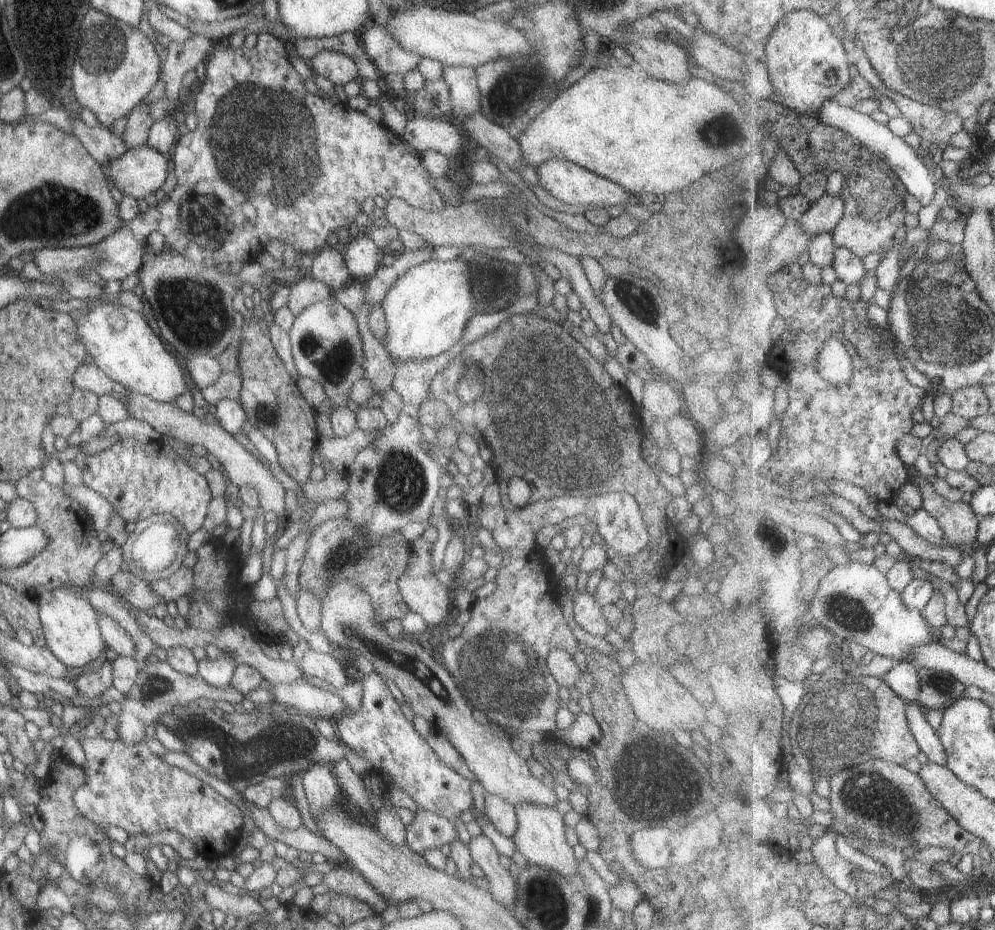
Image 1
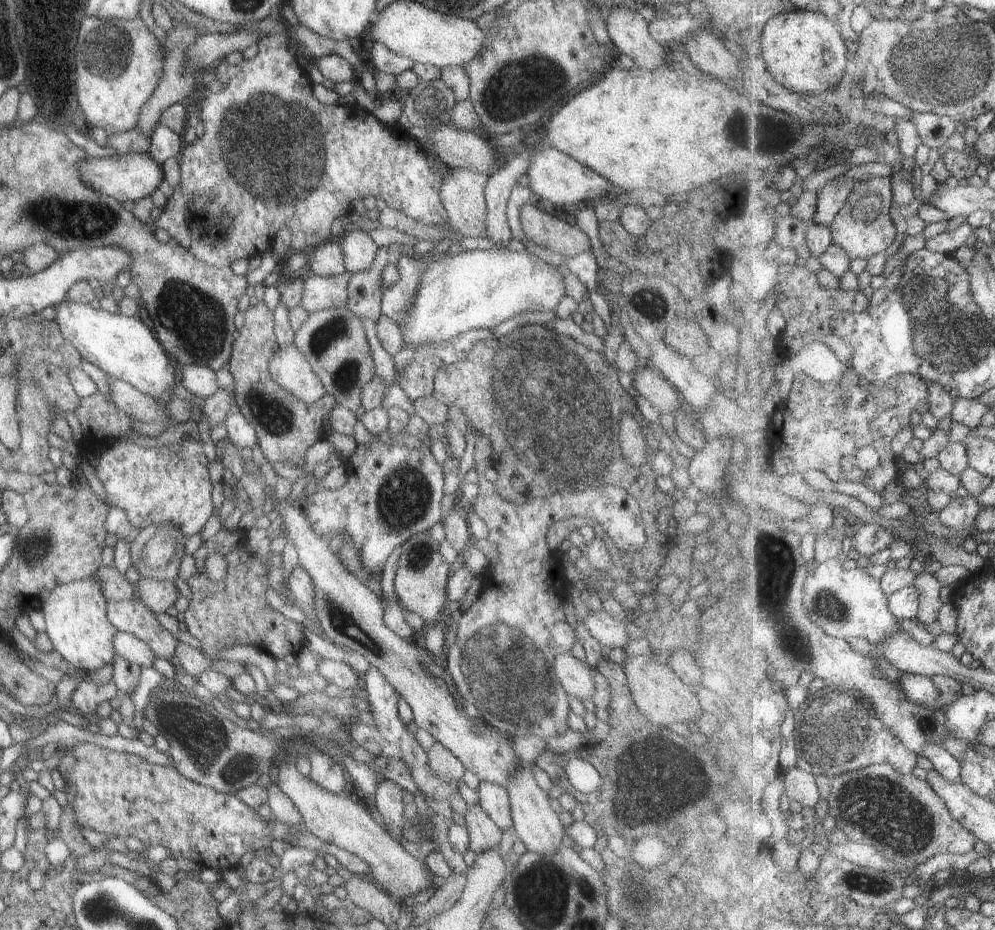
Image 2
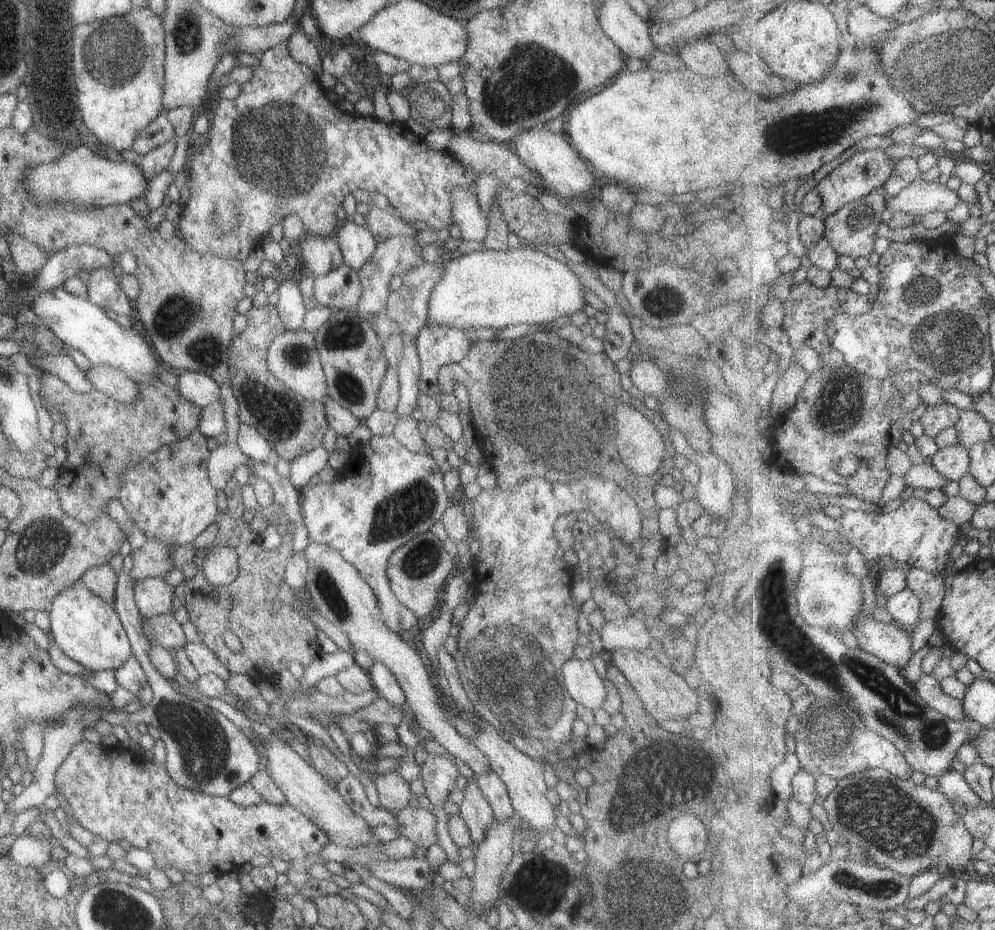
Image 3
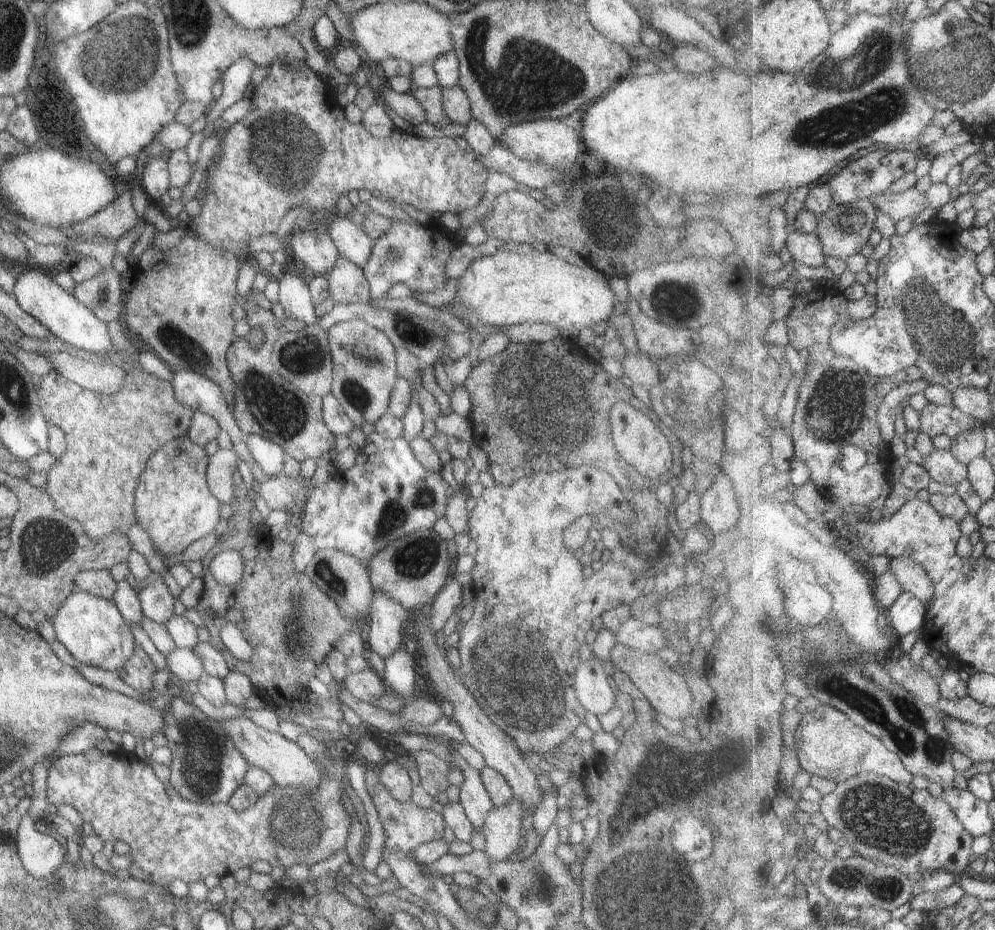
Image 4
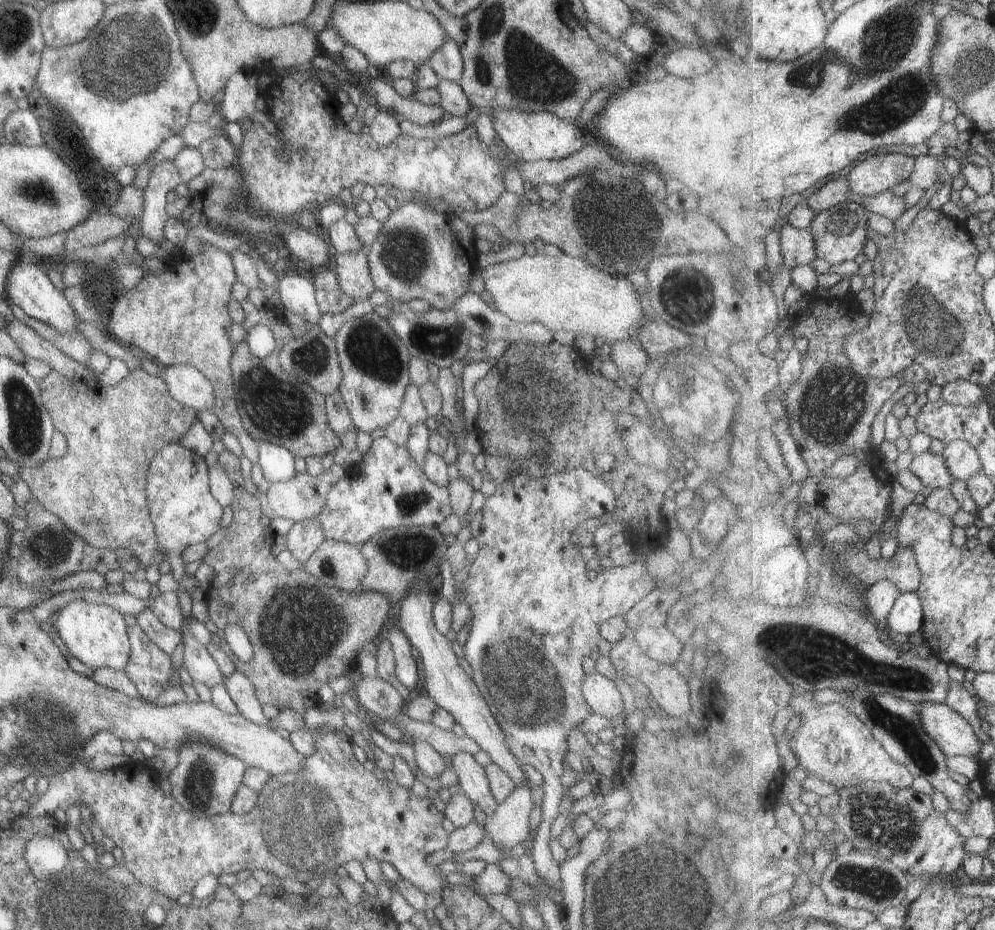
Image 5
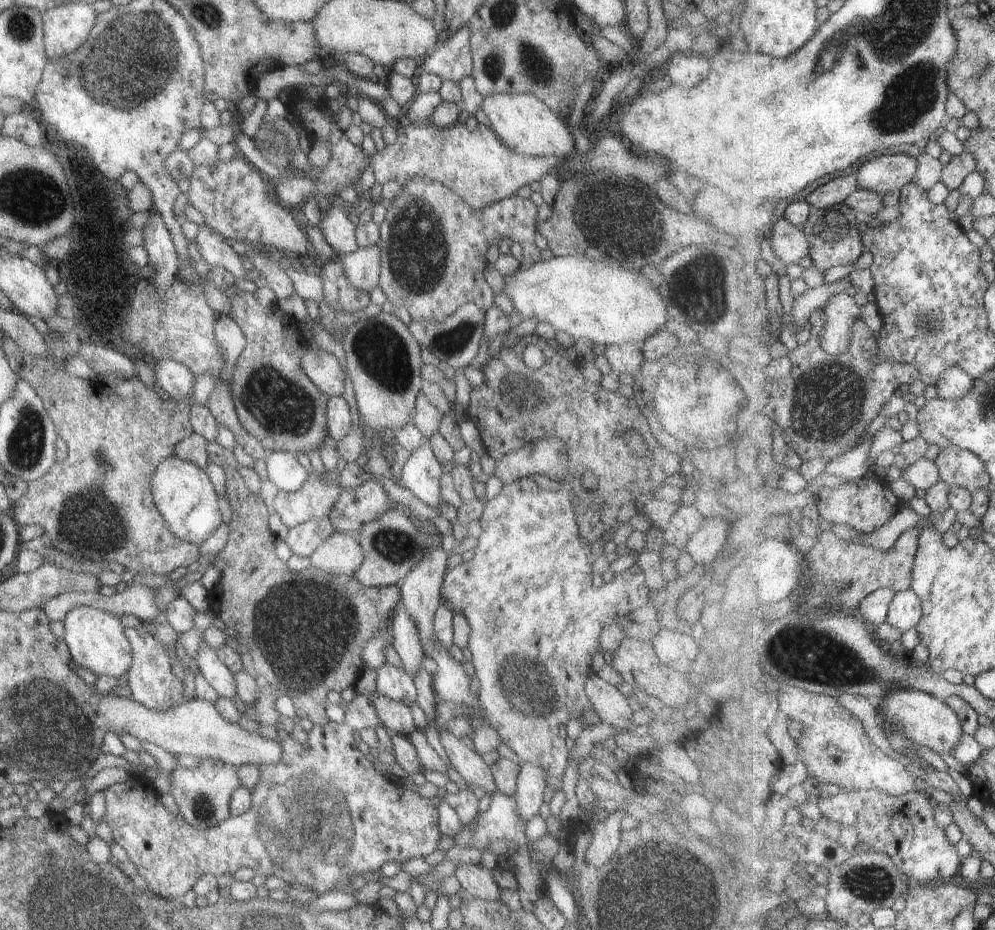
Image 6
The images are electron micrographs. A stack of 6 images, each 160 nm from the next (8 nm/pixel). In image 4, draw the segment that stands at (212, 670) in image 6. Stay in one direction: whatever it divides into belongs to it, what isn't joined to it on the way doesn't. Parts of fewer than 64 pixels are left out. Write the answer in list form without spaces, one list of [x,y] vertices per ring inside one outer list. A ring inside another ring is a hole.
[[[173,647],[173,650],[166,654],[165,662],[165,667],[171,671],[171,677],[180,683],[196,681],[205,674],[201,659],[191,649]]]

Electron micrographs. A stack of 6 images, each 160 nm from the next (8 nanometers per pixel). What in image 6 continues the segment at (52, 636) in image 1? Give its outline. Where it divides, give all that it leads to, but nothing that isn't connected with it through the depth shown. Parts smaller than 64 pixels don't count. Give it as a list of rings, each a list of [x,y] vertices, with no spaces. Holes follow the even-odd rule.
[[[76,606],[65,613],[63,621],[63,639],[73,662],[87,668],[95,676],[107,675],[119,678],[129,668],[130,646],[124,637],[119,617],[97,610],[93,607]]]

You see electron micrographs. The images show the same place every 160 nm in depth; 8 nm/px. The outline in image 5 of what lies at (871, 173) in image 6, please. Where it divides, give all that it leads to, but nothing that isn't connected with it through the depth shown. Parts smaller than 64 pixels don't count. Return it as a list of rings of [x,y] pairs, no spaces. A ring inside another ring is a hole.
[[[886,153],[859,162],[848,174],[851,190],[859,198],[891,191],[893,186],[909,181],[917,159],[912,155]]]

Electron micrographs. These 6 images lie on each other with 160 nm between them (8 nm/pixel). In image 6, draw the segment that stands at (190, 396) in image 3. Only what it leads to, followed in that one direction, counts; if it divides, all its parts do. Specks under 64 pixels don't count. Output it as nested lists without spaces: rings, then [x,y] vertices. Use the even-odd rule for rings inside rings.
[[[157,359],[154,370],[154,381],[168,394],[169,400],[188,402],[196,377],[185,365],[171,359]]]

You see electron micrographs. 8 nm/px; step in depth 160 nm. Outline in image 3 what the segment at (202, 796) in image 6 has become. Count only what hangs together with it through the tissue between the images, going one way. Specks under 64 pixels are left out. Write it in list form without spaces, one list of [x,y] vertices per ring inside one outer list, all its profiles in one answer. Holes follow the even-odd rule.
[[[127,555],[122,559],[123,567],[116,574],[111,606],[127,635],[131,655],[139,661],[146,676],[146,684],[149,684],[152,690],[151,701],[141,709],[132,712],[127,718],[135,726],[143,722],[145,725],[151,724],[158,730],[166,754],[162,765],[177,786],[214,797],[226,797],[233,789],[247,783],[249,778],[259,770],[257,768],[259,754],[244,730],[239,730],[225,716],[204,706],[199,700],[189,699],[177,693],[169,685],[168,679],[161,676],[152,666],[147,654],[151,644],[140,627],[142,616],[138,613],[132,593],[132,578],[128,575],[131,557]]]

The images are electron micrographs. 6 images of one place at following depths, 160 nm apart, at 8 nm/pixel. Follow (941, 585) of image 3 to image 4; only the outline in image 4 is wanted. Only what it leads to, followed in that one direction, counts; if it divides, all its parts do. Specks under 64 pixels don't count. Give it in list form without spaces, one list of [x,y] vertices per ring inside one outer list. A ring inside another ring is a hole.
[[[895,557],[890,560],[891,572],[898,578],[904,591],[920,598],[927,606],[935,594],[933,576],[915,557]]]

